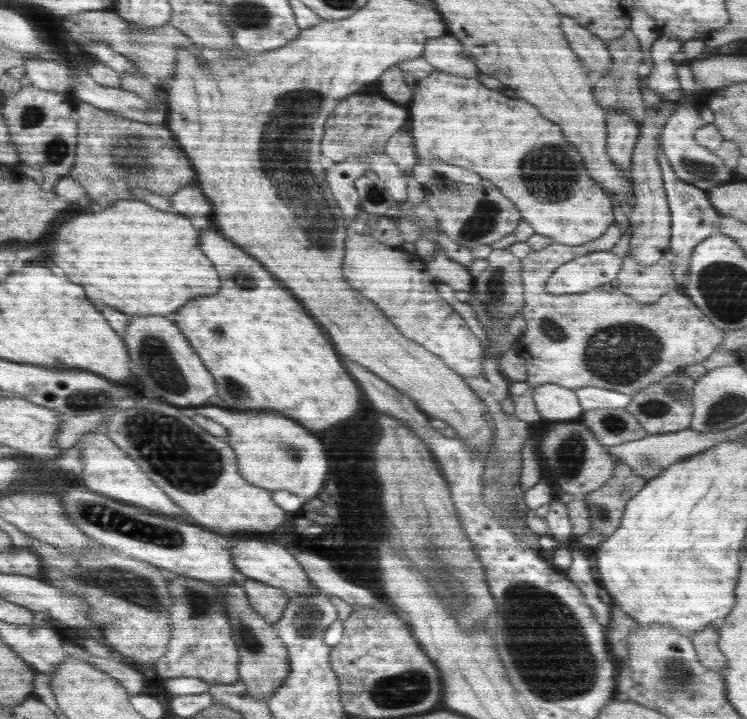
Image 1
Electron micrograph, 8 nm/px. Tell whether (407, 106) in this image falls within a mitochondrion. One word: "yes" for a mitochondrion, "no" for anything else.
no

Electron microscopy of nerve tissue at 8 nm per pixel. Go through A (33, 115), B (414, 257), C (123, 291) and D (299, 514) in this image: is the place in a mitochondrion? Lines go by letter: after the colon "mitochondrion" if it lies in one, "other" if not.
A: mitochondrion
B: other
C: other
D: other

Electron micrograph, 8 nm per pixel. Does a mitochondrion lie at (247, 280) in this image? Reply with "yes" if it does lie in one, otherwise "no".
yes

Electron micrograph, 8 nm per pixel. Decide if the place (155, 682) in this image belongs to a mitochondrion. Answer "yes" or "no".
no

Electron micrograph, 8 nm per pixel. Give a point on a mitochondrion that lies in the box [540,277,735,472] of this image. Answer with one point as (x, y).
(618, 355)

